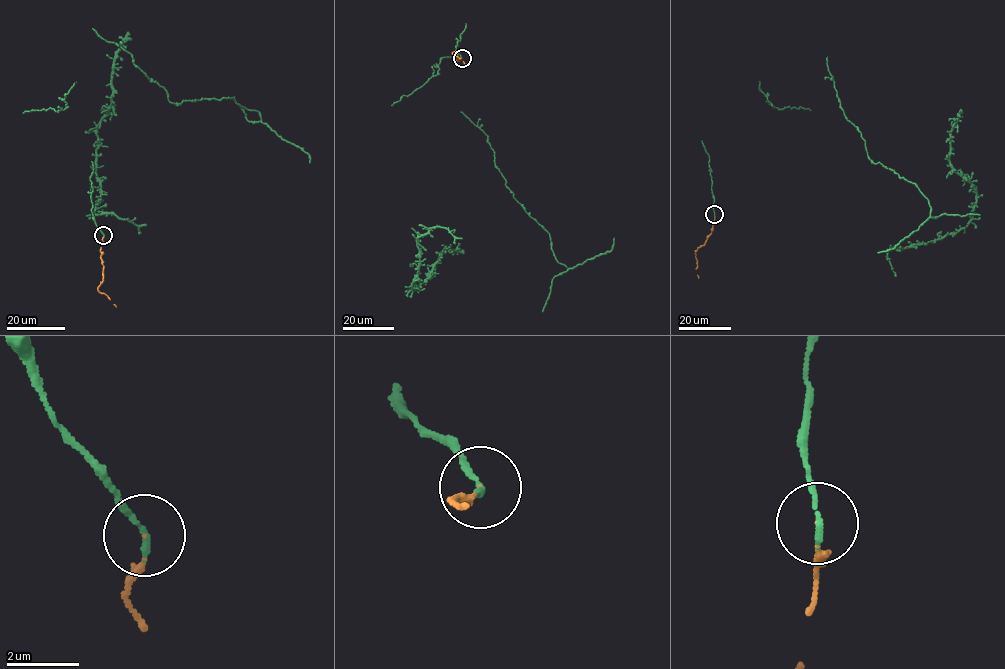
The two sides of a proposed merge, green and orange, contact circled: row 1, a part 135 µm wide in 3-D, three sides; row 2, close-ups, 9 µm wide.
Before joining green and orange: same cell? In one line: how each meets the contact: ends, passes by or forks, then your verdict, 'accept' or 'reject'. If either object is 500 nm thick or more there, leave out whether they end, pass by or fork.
green ends there; orange ends there; accept

